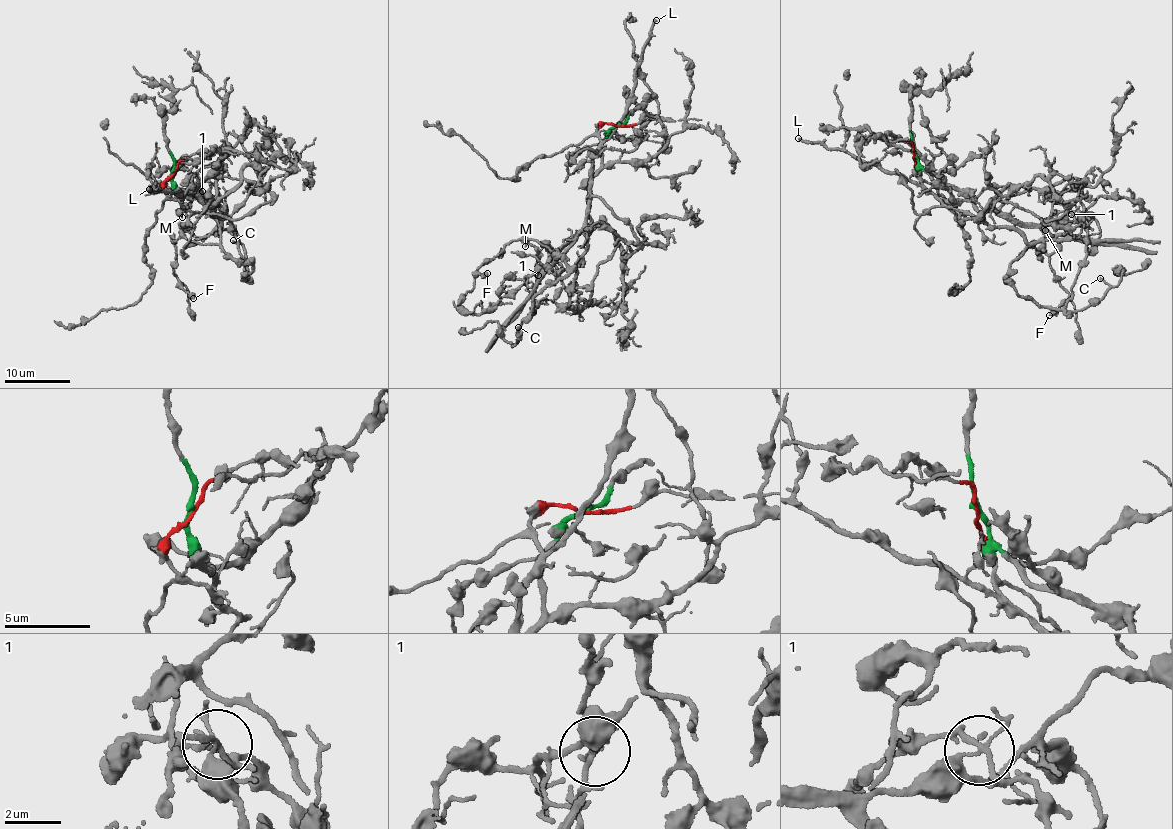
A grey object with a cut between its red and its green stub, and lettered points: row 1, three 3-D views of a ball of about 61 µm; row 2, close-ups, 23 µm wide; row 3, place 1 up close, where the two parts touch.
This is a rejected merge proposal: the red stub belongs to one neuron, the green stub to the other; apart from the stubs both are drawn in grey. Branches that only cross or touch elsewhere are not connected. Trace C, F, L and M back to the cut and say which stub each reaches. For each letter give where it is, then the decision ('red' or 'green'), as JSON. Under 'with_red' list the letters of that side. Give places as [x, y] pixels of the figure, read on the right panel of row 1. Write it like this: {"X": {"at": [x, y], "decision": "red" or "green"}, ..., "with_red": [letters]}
{"C": {"at": [1100, 278], "decision": "red"}, "F": {"at": [1049, 315], "decision": "red"}, "L": {"at": [798, 138], "decision": "red"}, "M": {"at": [1045, 230], "decision": "red"}, "with_red": ["C", "F", "L", "M"]}

